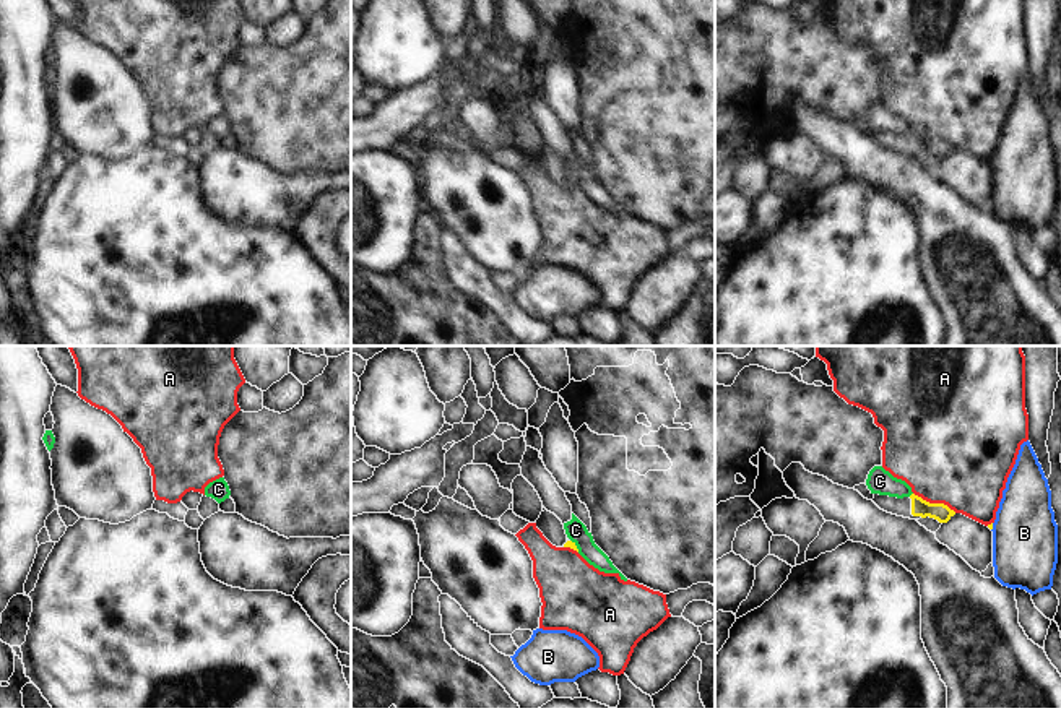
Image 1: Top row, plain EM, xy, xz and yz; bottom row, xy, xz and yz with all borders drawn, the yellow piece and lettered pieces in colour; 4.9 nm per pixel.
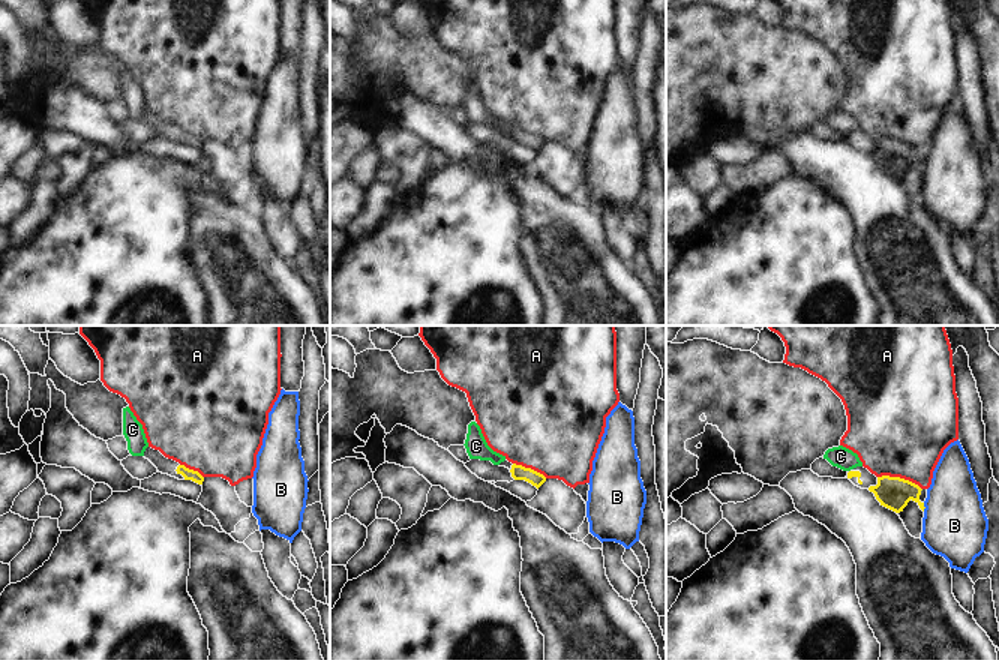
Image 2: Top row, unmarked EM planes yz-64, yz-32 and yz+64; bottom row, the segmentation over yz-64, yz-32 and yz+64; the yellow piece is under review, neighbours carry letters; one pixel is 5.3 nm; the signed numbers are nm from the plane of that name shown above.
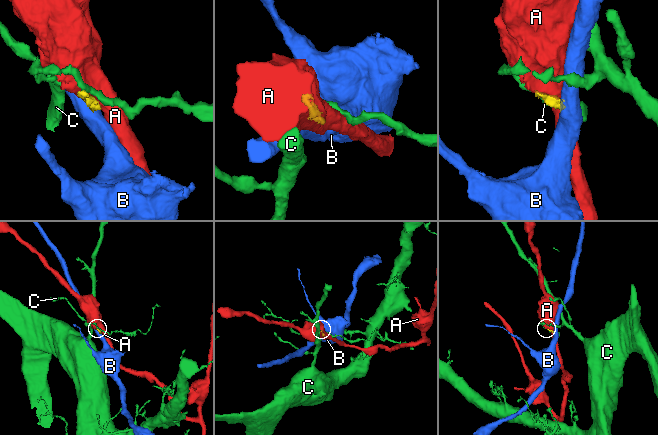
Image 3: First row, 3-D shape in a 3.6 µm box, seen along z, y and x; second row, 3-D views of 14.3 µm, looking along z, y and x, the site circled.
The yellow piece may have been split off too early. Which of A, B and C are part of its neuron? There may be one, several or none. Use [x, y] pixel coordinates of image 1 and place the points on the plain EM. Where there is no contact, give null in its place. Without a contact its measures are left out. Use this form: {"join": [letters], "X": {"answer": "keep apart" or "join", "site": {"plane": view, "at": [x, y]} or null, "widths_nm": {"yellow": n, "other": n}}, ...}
{"join": [], "A": {"answer": "keep apart", "site": {"plane": "yz", "at": [935, 140]}, "widths_nm": {"yellow": 90, "other": 480}}, "B": {"answer": "keep apart", "site": {"plane": "yz", "at": [991, 163]}, "widths_nm": {"yellow": 20, "other": 320}}, "C": {"answer": "keep apart", "site": {"plane": "xz", "at": [575, 182]}, "widths_nm": {"yellow": 40, "other": 100}}}

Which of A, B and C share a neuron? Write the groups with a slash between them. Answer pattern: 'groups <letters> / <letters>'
groups A / B / C

